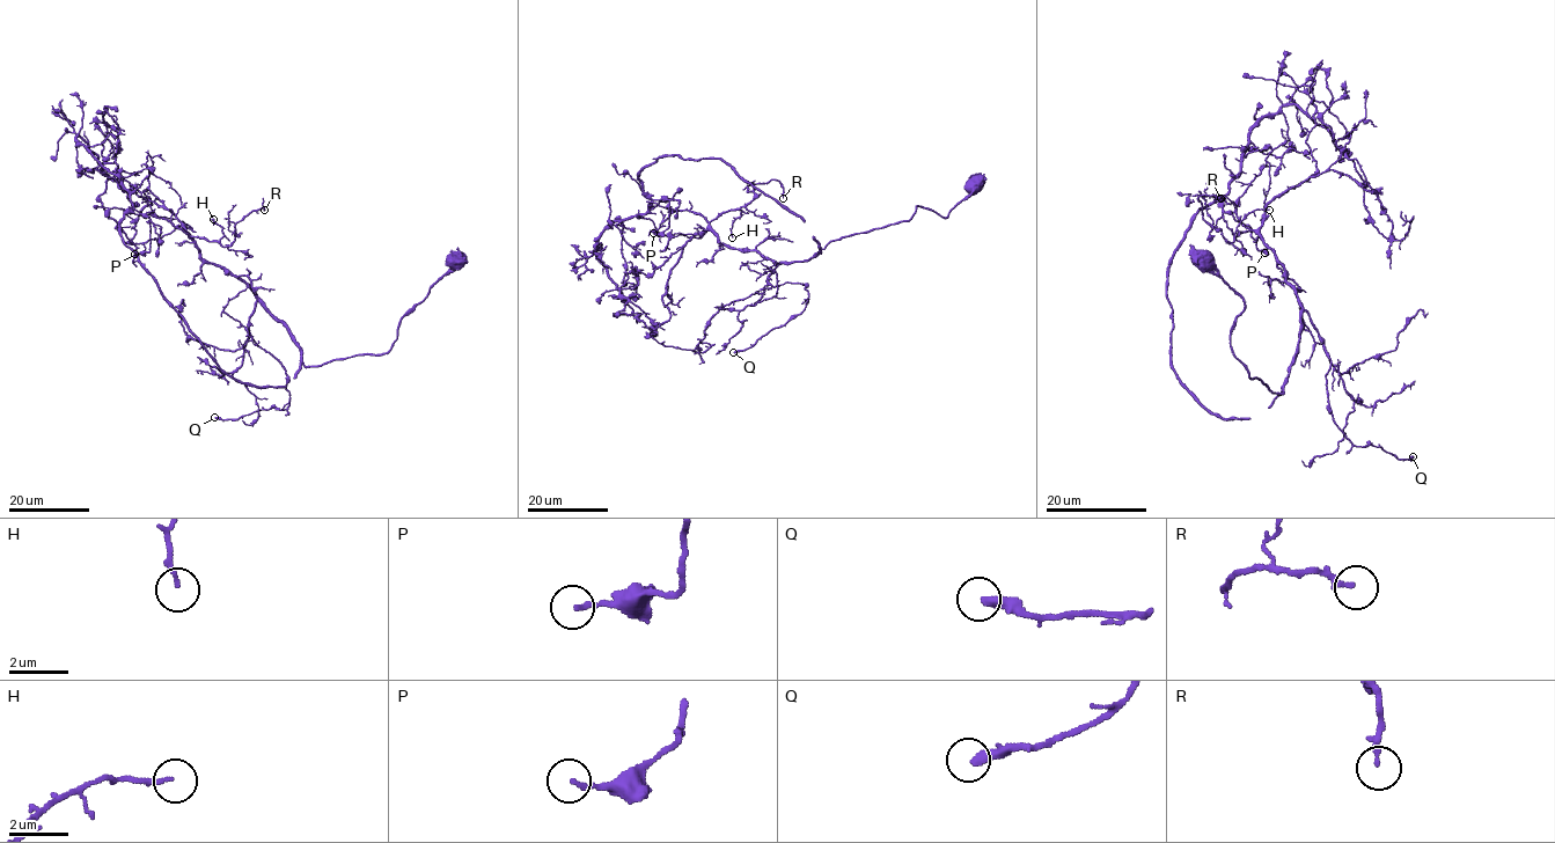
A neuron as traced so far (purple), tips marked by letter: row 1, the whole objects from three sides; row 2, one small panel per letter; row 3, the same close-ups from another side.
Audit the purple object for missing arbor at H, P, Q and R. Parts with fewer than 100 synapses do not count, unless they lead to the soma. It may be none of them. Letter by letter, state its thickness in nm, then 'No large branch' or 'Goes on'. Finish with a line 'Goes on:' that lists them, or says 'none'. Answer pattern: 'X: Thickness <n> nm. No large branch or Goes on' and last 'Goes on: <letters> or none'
H: Thickness 150 nm. No large branch
P: Thickness 150 nm. No large branch
Q: Thickness 320 nm. No large branch
R: Thickness 200 nm. No large branch
Goes on: none

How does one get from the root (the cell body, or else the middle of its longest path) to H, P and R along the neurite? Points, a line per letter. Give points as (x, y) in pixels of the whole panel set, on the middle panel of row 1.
H: (975, 185), (946, 217), (917, 206), (800, 262), (725, 247), (710, 222), (739, 209), (732, 237)
P: (975, 185), (946, 217), (917, 206), (800, 262), (648, 200), (667, 199), (653, 233)
R: (975, 185), (946, 217), (917, 206), (800, 262), (725, 247), (711, 227), (754, 183), (777, 180), (783, 198)

